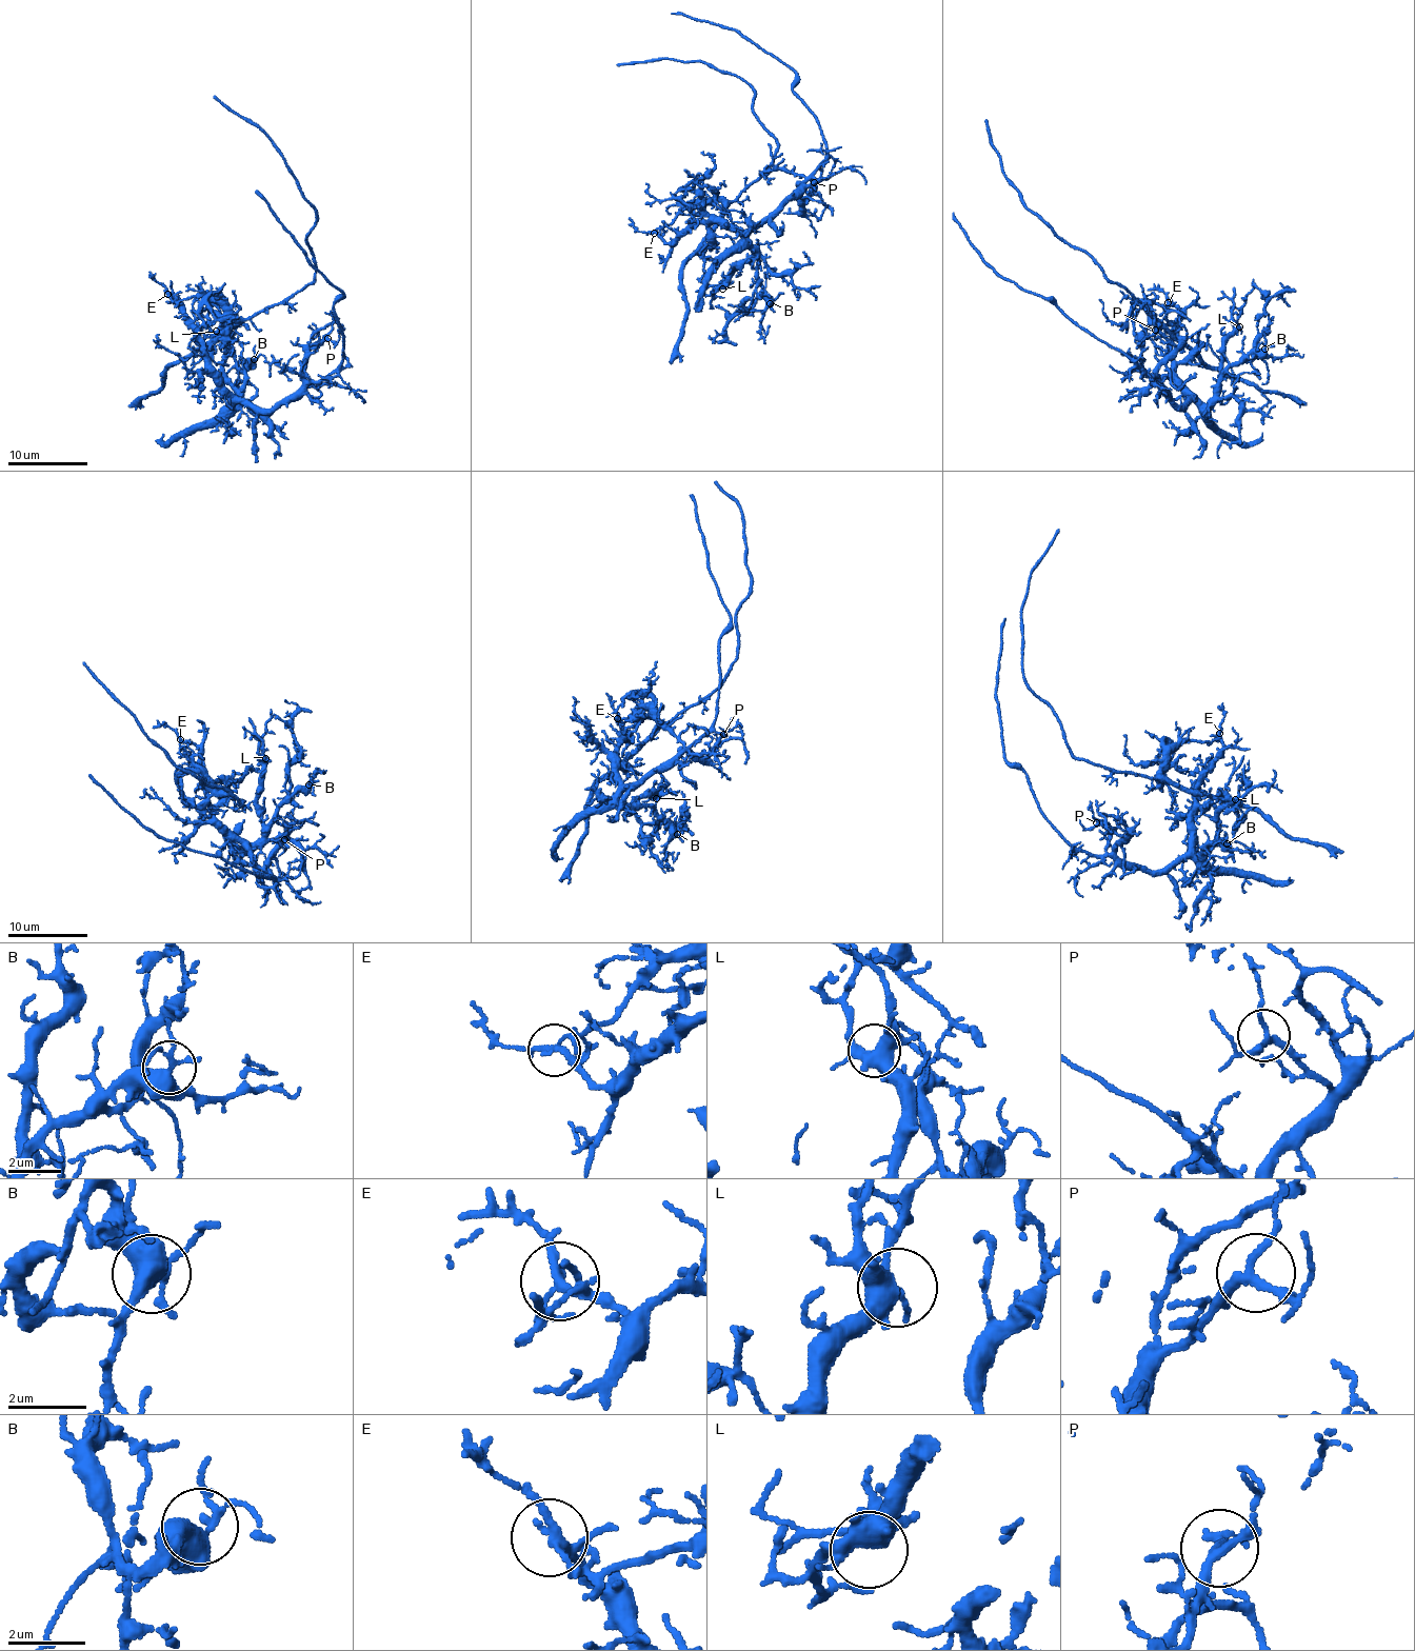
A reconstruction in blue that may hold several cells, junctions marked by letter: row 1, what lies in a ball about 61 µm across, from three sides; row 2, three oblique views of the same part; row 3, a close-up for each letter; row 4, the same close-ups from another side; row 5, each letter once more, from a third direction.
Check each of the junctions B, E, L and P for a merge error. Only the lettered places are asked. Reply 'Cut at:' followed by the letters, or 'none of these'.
Cut at: E

